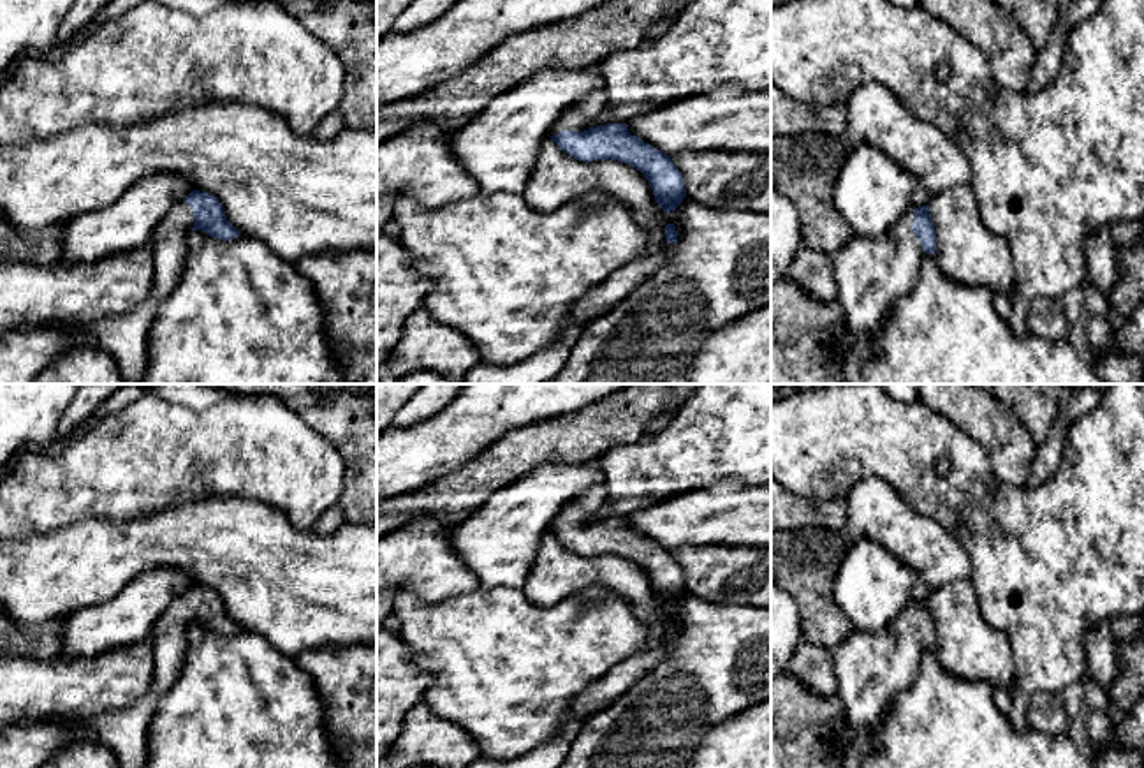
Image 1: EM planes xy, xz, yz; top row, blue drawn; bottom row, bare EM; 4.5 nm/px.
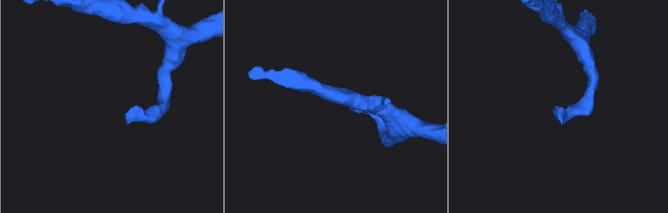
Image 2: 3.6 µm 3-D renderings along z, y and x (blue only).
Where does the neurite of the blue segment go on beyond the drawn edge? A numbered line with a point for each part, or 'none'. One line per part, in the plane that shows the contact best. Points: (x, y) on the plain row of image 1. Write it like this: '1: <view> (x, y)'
1: yz (872, 668)

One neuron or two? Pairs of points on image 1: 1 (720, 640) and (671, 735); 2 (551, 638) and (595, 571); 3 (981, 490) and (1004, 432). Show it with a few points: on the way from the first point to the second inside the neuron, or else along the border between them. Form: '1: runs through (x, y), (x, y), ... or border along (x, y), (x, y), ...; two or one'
1: runs through (720, 663), (671, 712); one
2: border along (622, 596), (601, 587), (590, 587), (542, 606); two
3: border along (965, 432), (1004, 481), (1025, 487); two

